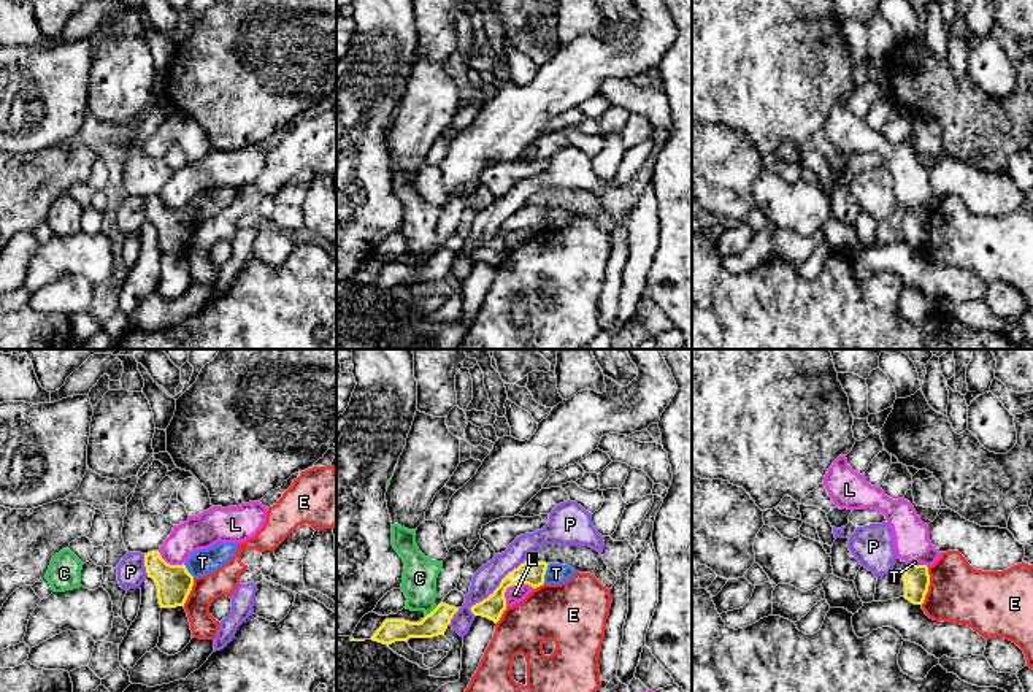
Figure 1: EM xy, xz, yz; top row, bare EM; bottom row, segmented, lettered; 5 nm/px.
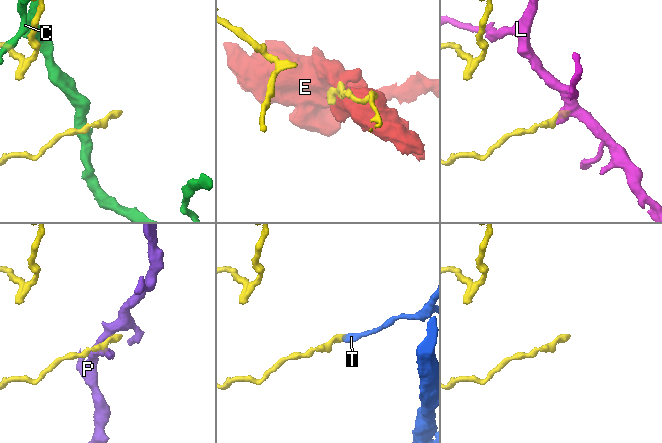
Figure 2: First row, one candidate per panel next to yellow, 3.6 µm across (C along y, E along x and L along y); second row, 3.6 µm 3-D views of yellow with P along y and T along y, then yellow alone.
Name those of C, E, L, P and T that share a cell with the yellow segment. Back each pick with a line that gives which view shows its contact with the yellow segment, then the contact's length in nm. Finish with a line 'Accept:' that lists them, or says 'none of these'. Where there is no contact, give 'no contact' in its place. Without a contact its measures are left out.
Accept: none of these

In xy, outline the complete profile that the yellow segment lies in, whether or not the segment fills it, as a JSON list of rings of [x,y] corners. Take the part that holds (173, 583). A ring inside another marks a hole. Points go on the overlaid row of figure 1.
[[[152,551],[144,554],[144,567],[157,586],[160,608],[184,606],[194,586],[194,576],[186,565],[170,565],[159,551]]]

